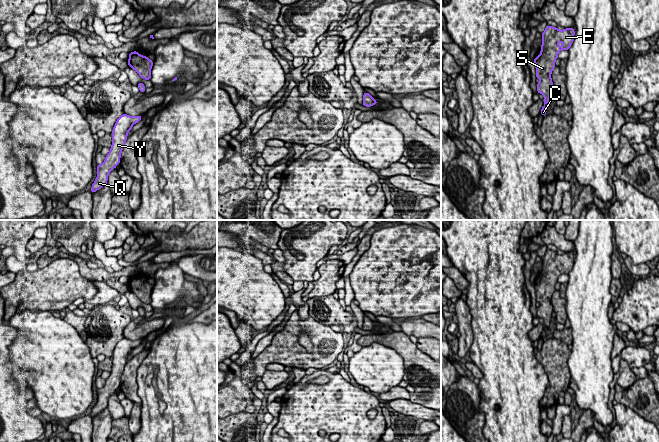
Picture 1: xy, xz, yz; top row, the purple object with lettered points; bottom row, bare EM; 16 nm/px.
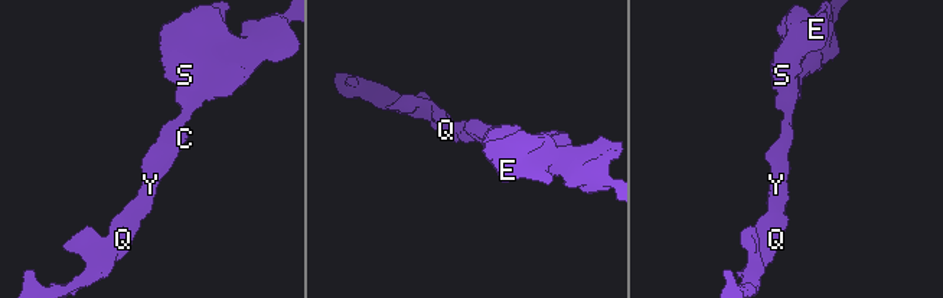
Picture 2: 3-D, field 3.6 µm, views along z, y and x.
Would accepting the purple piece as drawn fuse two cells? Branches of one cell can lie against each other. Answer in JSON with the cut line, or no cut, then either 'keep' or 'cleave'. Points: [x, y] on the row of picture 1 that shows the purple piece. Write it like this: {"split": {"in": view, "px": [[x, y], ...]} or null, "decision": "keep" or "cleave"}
{"split": null, "decision": "keep"}

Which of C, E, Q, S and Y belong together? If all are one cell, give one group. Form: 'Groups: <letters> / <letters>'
Groups: C E Q S Y

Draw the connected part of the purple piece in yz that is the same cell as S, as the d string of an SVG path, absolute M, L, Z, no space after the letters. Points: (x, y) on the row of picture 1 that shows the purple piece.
M547 25L542 35L542 46L539 56L534 59L536 67L536 78L540 80L537 84L537 92L544 95L544 105L540 114L546 115L545 105L550 101L552 93L551 73L555 68L555 60L561 50L569 50L574 41L575 30L566 28L558 30L557 27Z

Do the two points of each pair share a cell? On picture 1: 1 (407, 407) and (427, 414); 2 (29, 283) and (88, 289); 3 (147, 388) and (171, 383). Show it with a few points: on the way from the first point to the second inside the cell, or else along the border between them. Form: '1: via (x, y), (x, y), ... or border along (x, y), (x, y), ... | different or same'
1: via (412, 409), (422, 412) | same
2: via (44, 286), (73, 286) | same
3: via (153, 384), (165, 383) | same

